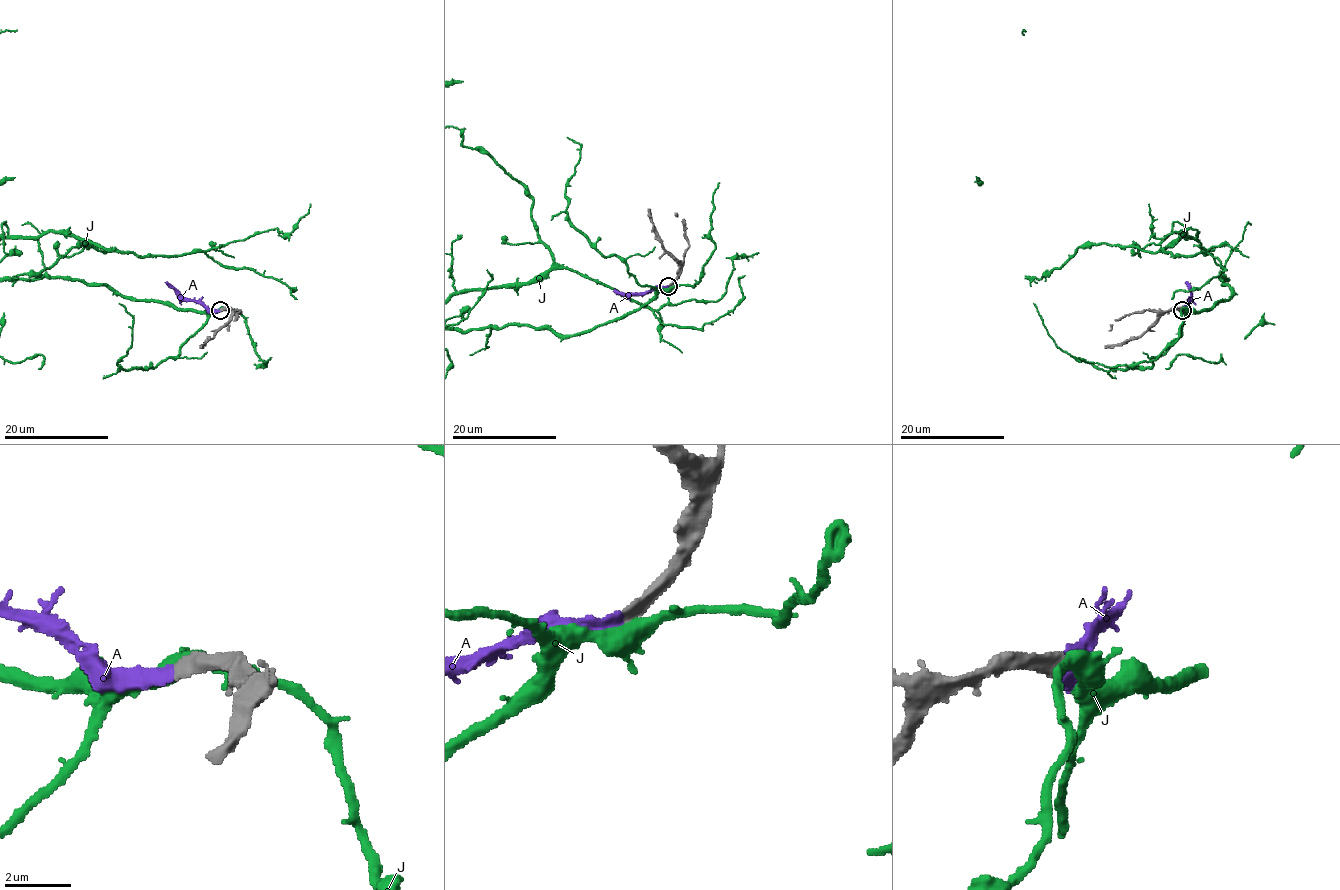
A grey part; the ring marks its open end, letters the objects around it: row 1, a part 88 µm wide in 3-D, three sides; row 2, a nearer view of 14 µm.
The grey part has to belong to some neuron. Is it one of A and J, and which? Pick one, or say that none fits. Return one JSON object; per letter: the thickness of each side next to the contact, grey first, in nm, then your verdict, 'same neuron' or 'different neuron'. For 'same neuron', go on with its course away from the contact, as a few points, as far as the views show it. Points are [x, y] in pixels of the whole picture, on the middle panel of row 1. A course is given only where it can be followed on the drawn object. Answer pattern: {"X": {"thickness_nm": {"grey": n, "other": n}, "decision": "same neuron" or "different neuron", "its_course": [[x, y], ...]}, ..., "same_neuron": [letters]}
{"A": {"thickness_nm": {"grey": 340, "other": 320}, "decision": "same neuron", "its_course": [[668, 286], [645, 292], [617, 294], [613, 290]]}, "J": {"thickness_nm": {"grey": 360, "other": 400}, "decision": "different neuron"}, "same_neuron": ["A"]}

